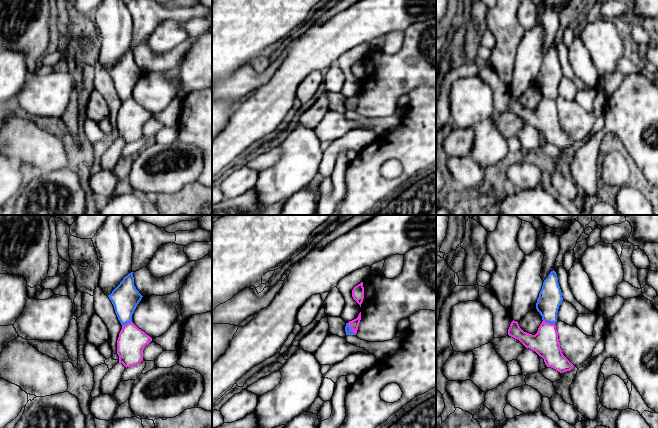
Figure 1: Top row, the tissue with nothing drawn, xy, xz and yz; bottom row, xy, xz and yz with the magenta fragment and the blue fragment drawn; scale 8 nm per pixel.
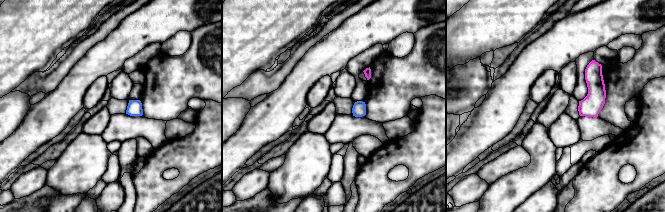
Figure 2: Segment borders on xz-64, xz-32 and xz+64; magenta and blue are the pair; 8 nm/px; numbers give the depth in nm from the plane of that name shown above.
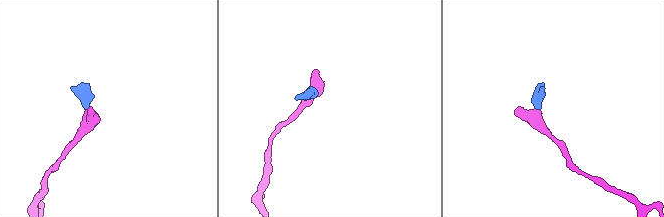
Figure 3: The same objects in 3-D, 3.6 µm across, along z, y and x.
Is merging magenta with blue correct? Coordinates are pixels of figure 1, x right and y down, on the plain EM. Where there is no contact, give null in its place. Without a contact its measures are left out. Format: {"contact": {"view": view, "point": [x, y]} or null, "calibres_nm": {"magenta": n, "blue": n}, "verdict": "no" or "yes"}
{"contact": {"view": "xz", "point": [351, 104]}, "calibres_nm": {"magenta": 70, "blue": 60}, "verdict": "no"}

